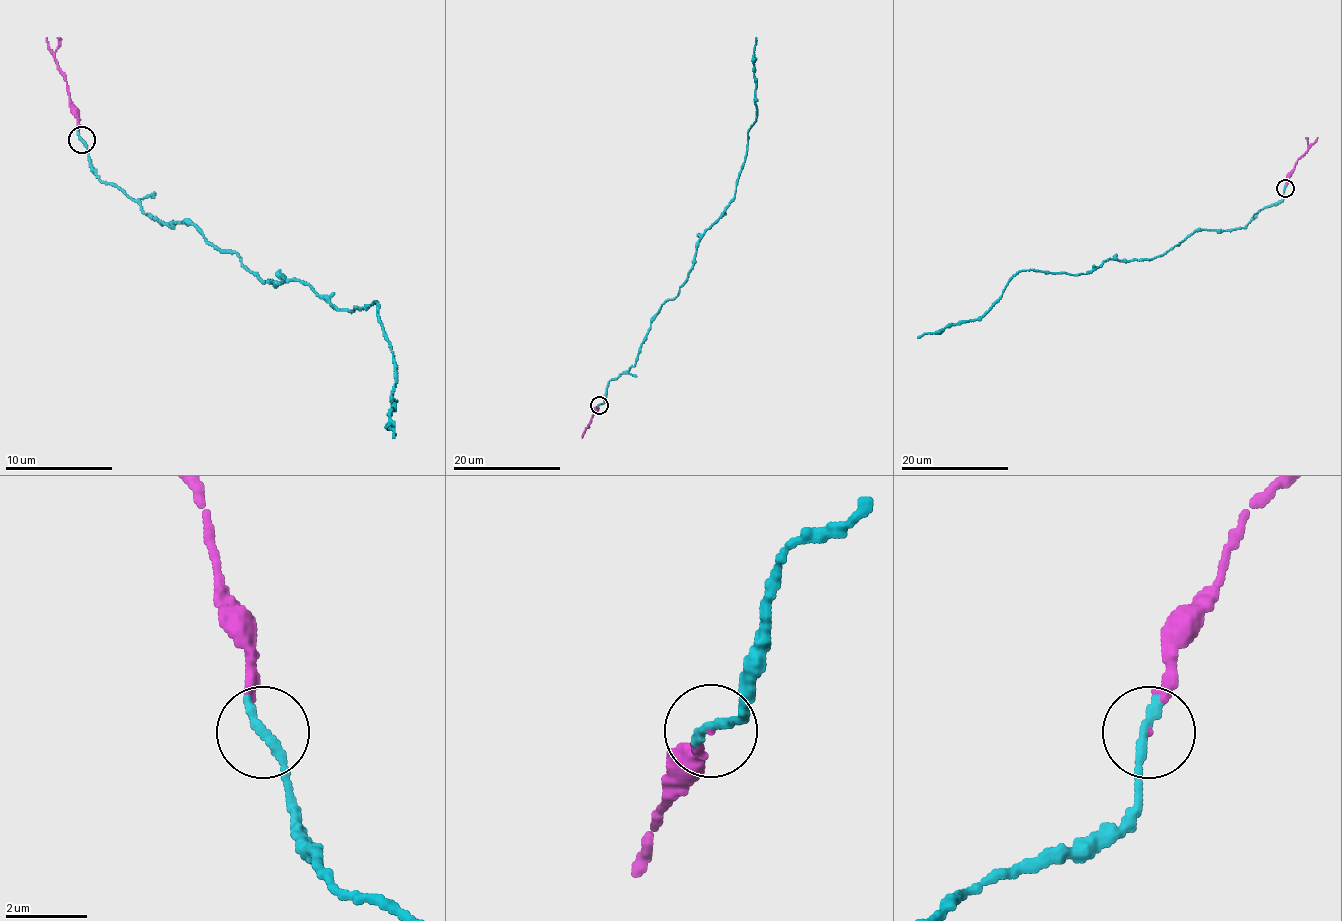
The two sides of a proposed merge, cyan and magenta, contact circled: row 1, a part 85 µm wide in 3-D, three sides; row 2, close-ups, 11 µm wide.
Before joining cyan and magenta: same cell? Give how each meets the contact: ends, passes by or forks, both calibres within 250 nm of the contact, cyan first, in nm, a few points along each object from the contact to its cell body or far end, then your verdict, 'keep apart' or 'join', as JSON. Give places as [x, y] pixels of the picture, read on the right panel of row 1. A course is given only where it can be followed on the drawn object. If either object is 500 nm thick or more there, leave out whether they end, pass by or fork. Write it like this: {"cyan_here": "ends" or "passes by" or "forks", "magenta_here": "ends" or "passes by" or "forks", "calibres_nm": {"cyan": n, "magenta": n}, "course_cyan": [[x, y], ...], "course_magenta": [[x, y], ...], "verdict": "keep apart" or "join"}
{"cyan_here": "ends", "magenta_here": "ends", "calibres_nm": {"cyan": 340, "magenta": 70}, "course_cyan": [[1284, 188], [1245, 227], [1195, 230], [1159, 257], [1105, 259], [1084, 274], [1019, 270], [982, 316], [917, 337]], "course_magenta": [[1284, 188], [1288, 173], [1318, 137]], "verdict": "join"}

